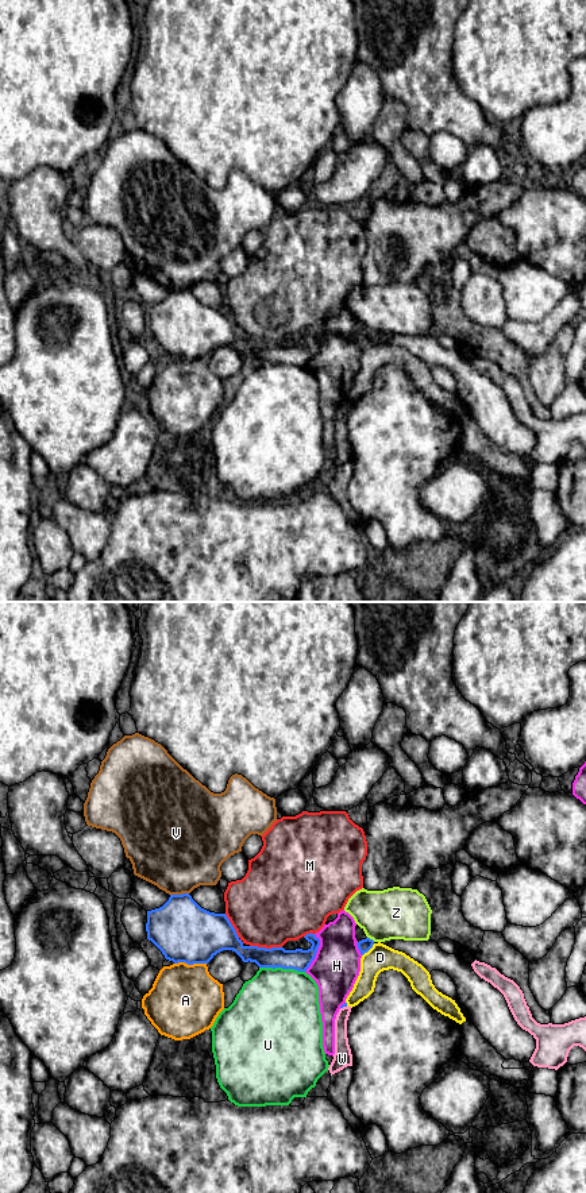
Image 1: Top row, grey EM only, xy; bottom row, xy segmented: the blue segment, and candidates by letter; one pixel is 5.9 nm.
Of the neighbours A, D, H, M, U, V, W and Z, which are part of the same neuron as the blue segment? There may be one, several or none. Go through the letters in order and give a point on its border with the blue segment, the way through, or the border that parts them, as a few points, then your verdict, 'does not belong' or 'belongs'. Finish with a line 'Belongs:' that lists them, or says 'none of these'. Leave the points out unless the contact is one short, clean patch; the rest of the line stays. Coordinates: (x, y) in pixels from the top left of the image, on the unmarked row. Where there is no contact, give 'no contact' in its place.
A: xy (189, 359) | does not belong
D: xy (367, 346) | does not belong
H: xy (316, 347) | does not belong
M: xy (265, 343) | does not belong
U: xy (282, 363) | does not belong
V: xy (178, 290) | does not belong
W: xy (343, 401) | along xy (347, 401), (340, 404) | does not belong
Z: xy (371, 335) | does not belong
Belongs: none of these

